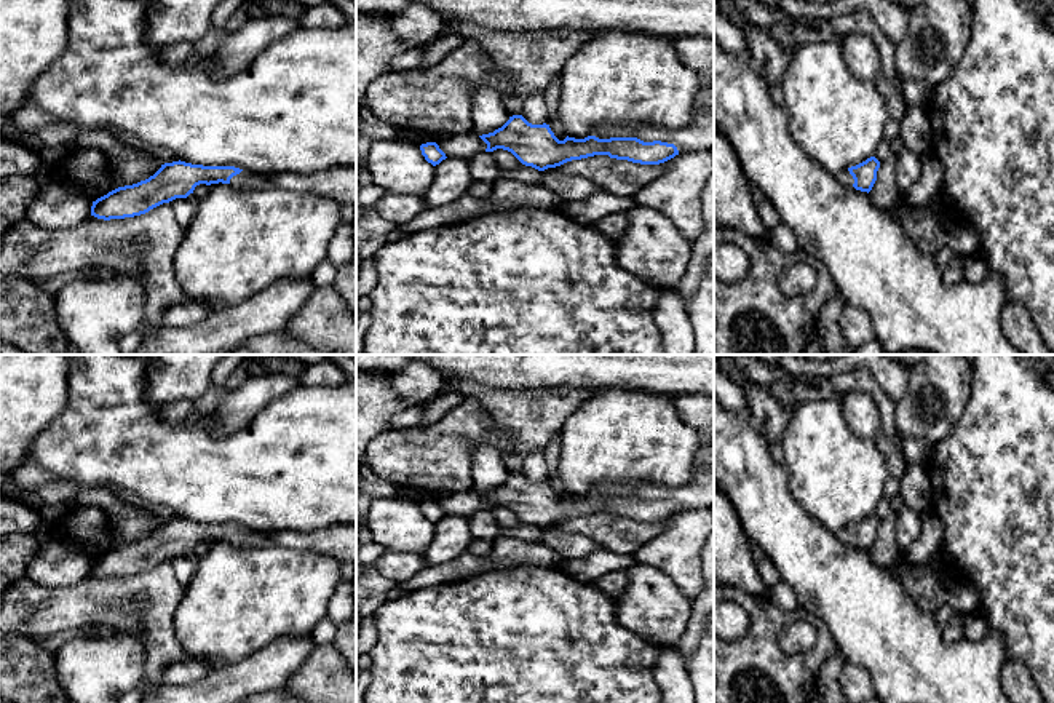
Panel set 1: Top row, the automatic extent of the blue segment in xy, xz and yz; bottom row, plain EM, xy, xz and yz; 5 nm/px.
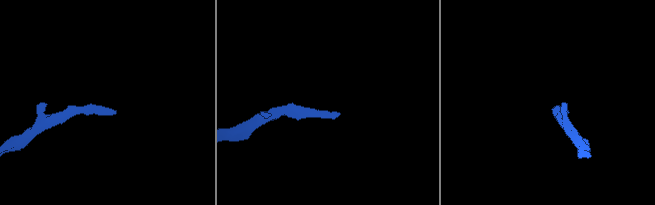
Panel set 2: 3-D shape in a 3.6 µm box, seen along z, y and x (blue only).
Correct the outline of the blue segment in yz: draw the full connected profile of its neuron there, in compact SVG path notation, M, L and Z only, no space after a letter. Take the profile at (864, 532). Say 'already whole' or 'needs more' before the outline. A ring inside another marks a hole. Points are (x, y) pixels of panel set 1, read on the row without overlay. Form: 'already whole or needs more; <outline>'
needs more; M870 514L866 519L842 529L837 532L837 537L846 545L854 545L856 548L869 551L877 538L878 526L880 519L875 514Z

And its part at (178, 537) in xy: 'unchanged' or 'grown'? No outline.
grown

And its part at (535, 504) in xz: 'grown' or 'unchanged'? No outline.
grown

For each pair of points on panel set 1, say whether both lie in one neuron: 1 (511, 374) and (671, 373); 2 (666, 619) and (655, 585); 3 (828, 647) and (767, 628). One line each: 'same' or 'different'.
1: same
2: same
3: same

